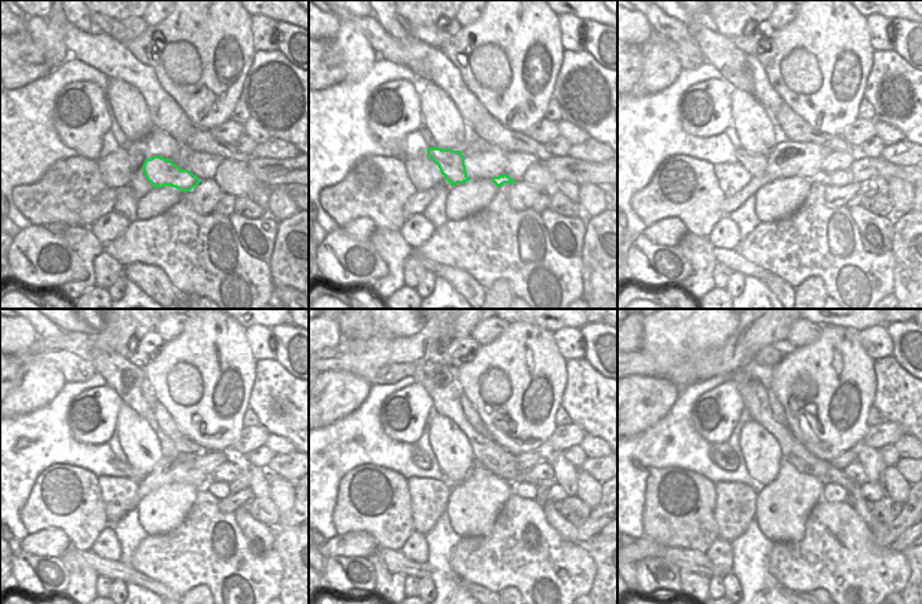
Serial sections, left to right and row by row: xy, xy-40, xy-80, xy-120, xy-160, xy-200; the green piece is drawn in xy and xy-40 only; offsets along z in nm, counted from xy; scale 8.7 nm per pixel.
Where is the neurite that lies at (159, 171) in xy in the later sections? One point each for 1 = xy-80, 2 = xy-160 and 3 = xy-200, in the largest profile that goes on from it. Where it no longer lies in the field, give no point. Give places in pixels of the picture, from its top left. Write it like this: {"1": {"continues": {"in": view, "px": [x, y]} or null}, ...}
{"1": {"continues": {"in": "xy-80", "px": [755, 163]}}, "2": {"continues": {"in": "xy-160", "px": [419, 458]}}, "3": {"continues": {"in": "xy-200", "px": [721, 454]}}}

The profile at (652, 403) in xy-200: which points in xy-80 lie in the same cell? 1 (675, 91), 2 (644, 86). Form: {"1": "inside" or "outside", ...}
{"1": "outside", "2": "inside"}

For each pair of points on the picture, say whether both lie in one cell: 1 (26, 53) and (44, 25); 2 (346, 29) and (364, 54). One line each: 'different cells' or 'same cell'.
1: different cells
2: same cell

